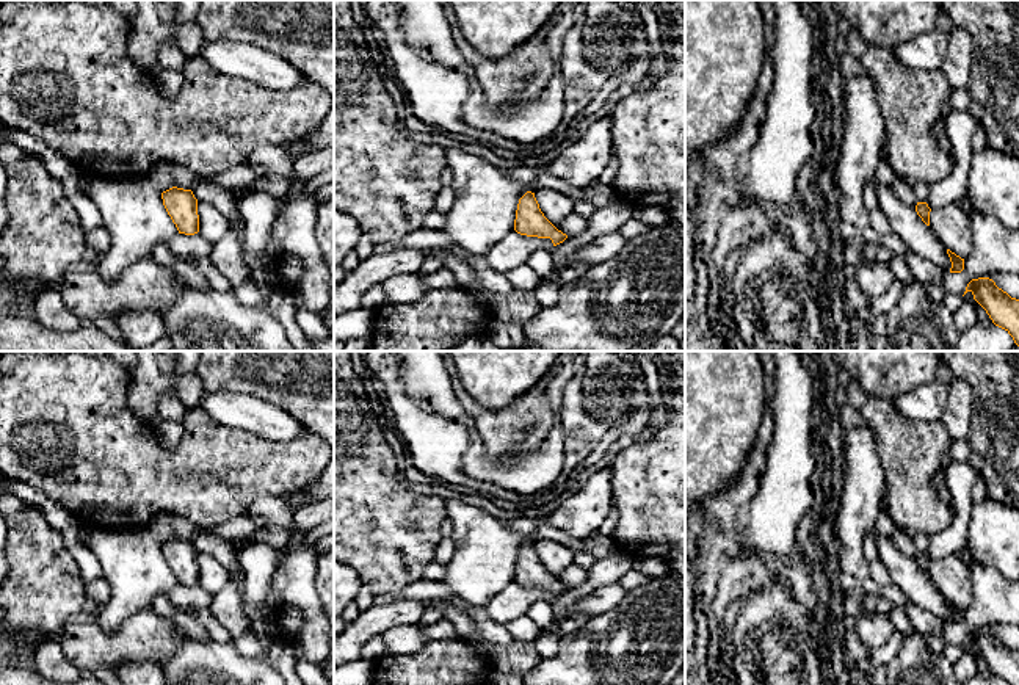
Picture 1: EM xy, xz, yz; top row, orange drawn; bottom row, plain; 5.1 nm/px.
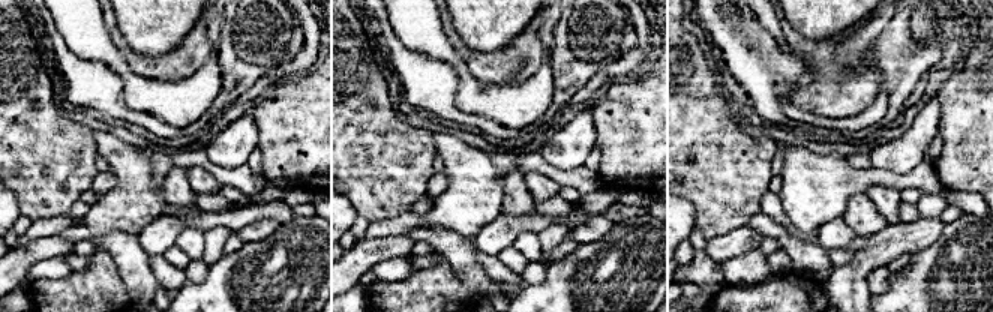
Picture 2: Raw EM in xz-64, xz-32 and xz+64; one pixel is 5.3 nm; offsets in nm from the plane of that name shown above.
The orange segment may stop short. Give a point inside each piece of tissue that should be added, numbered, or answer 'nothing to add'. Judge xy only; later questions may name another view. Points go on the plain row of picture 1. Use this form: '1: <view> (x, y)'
nothing to add

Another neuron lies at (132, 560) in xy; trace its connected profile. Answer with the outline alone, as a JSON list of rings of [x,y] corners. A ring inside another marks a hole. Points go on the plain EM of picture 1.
[[[96,527],[85,545],[97,558],[102,574],[111,589],[108,605],[99,613],[97,622],[108,633],[118,633],[121,624],[133,613],[149,608],[157,594],[166,596],[176,585],[176,575],[168,566],[161,544],[147,528]]]

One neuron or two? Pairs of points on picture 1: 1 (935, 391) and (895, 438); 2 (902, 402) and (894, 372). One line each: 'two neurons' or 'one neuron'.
1: two neurons
2: two neurons

